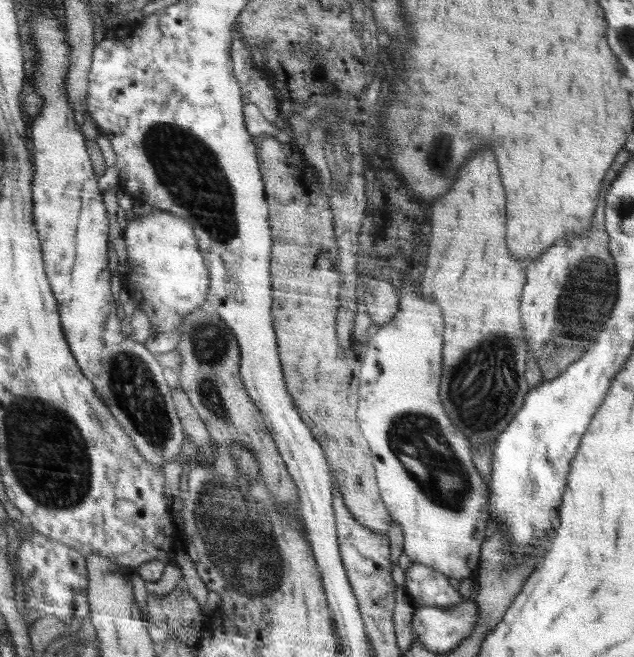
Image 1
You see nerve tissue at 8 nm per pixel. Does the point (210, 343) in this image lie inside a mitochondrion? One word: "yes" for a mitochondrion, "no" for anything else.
yes

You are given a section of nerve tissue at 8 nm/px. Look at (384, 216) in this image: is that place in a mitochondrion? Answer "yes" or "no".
no

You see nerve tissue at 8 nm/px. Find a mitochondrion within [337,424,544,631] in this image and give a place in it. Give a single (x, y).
(503, 550)

